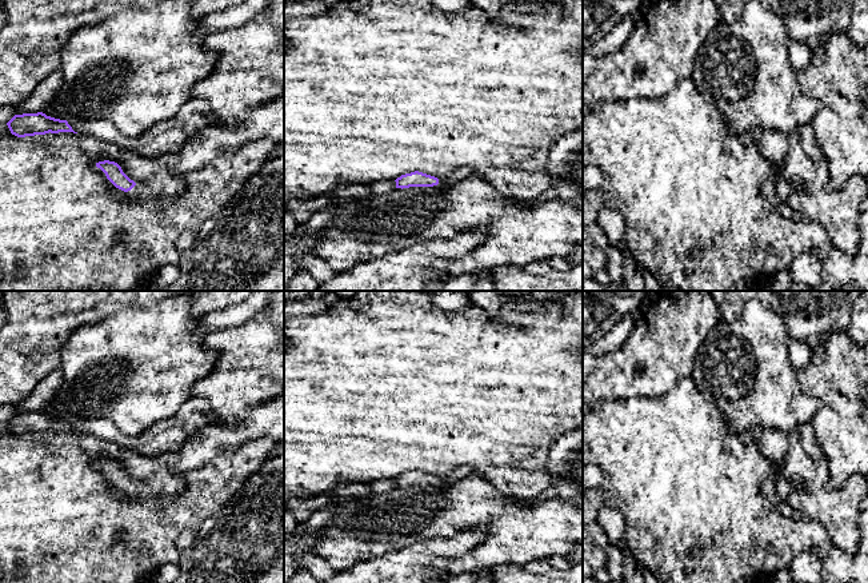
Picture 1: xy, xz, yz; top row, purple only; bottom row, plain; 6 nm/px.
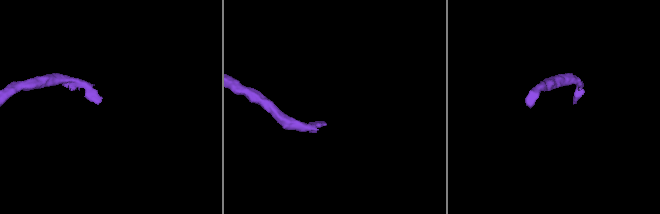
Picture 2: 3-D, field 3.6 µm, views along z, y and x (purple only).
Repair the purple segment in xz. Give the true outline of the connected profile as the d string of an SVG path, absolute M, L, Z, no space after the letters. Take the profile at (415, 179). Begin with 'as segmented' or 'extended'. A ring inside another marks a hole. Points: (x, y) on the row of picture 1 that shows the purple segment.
extended; M461 167L456 171L453 171L448 177L445 179L437 179L435 176L415 171L411 173L401 175L397 177L396 181L396 188L409 188L409 187L445 187L448 184L453 184L461 180L465 180L471 176L480 175L475 172L472 168L468 167Z

